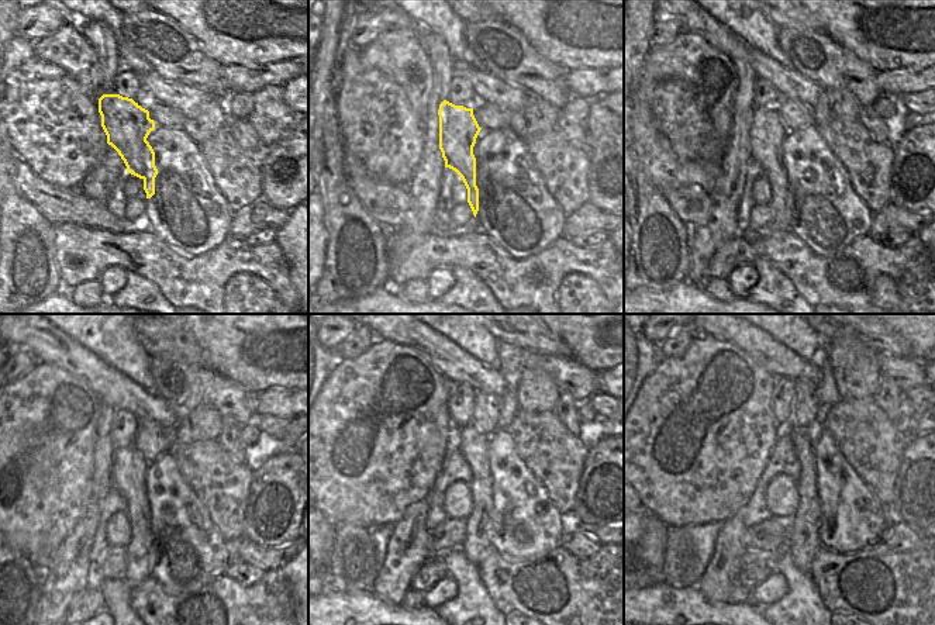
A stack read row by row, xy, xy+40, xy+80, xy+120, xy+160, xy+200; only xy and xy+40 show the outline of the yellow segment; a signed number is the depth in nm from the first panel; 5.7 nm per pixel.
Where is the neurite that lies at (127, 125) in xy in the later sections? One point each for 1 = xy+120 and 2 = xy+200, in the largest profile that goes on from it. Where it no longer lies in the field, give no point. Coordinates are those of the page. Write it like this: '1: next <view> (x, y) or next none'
1: next xy+120 (142, 456)
2: next xy+200 (789, 527)

